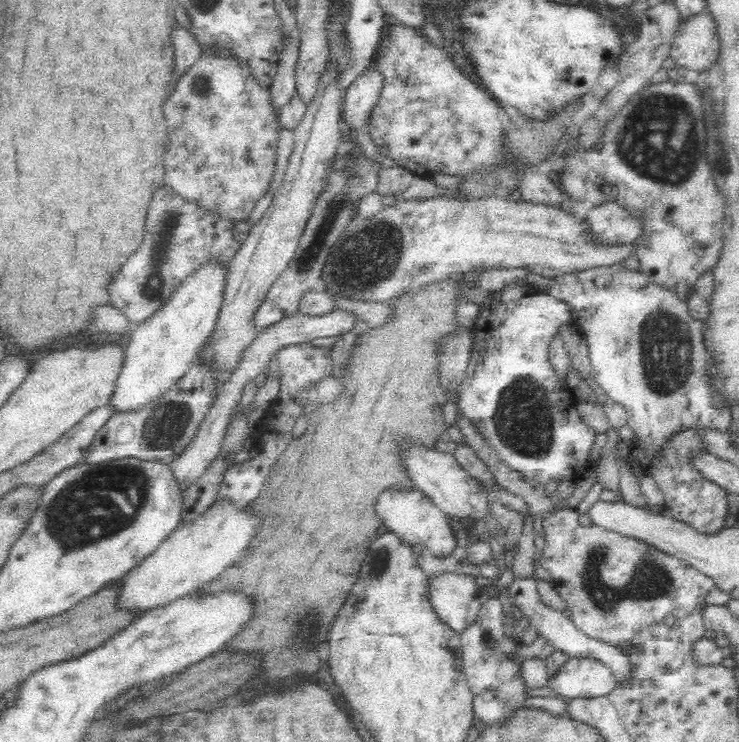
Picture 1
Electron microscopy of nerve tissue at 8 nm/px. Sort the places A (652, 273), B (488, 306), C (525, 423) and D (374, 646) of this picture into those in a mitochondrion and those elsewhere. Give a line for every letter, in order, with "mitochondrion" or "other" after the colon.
A: other
B: other
C: mitochondrion
D: other

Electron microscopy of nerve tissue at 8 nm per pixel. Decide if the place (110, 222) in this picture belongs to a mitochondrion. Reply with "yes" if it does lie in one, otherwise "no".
no

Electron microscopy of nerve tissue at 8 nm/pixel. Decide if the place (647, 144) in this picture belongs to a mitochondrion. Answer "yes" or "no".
yes

